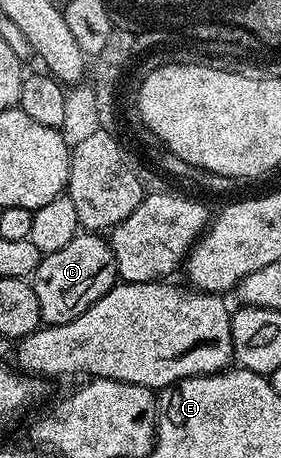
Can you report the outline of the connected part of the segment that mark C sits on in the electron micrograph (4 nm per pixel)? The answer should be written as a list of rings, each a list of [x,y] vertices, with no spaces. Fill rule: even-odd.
[[[78,233],[70,245],[41,258],[30,282],[38,297],[40,318],[45,324],[74,321],[118,282],[111,242],[96,233]]]

